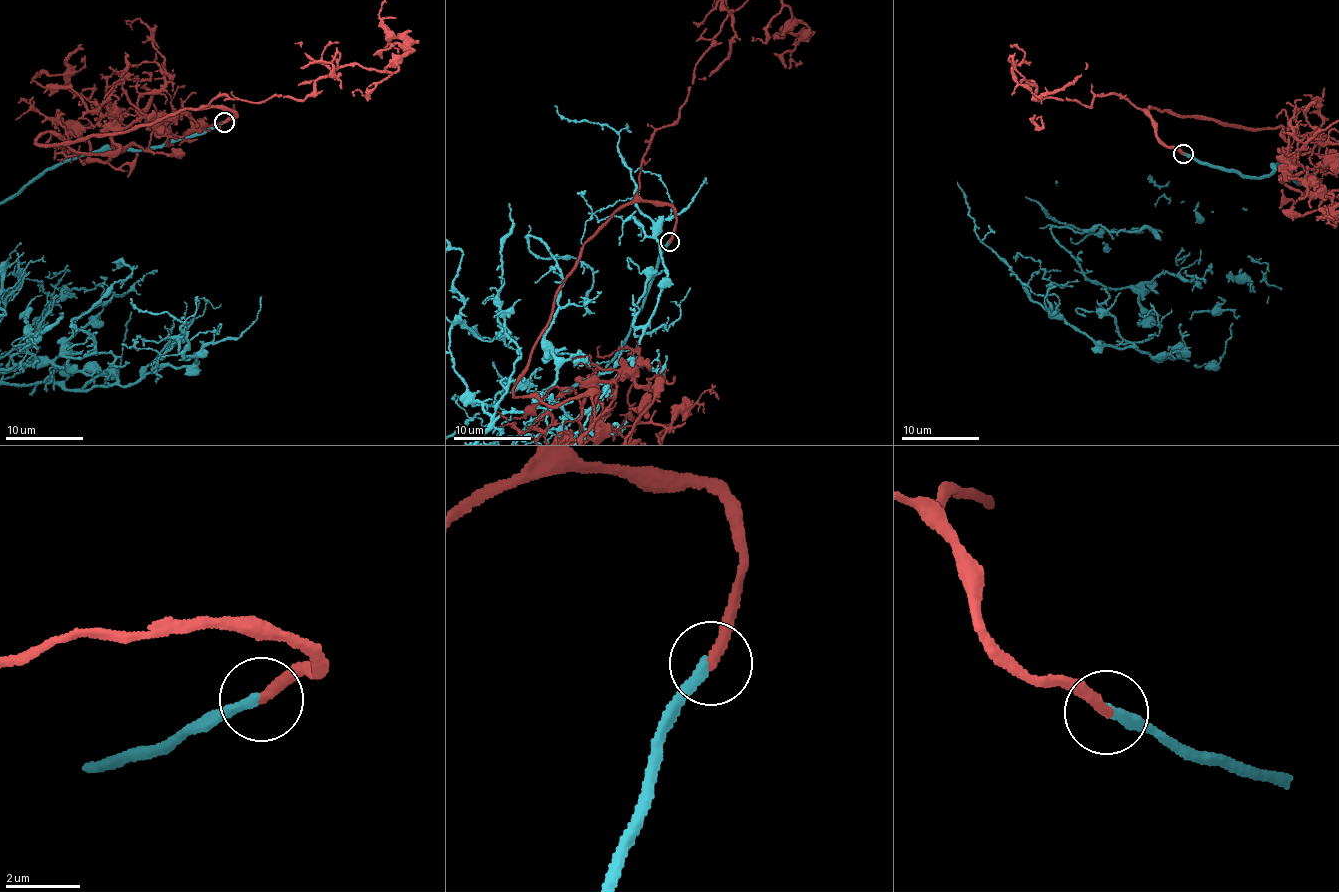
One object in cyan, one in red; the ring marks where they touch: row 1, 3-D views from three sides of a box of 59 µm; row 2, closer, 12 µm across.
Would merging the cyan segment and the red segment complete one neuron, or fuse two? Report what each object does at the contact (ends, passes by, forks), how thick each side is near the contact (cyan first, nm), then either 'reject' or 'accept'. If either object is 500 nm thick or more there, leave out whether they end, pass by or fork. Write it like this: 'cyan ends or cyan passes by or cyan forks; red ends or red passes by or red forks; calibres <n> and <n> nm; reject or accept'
cyan ends; red ends; calibres 300 and 300 nm; accept

